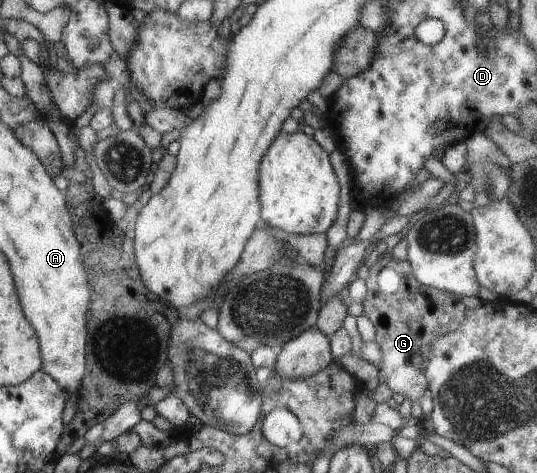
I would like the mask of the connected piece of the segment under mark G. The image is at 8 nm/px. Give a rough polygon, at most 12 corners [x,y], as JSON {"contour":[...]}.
{"contour":[[384,253],[365,284],[379,371],[394,393],[428,388],[430,343],[456,331],[459,295]]}

